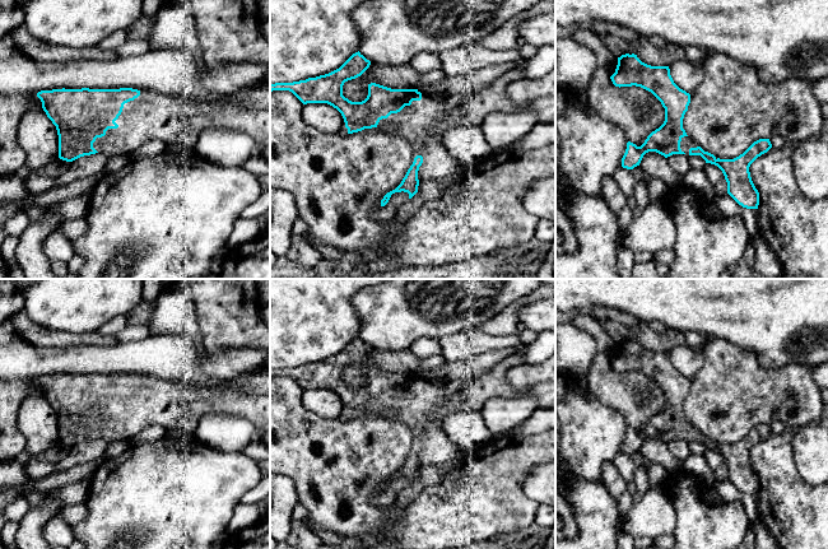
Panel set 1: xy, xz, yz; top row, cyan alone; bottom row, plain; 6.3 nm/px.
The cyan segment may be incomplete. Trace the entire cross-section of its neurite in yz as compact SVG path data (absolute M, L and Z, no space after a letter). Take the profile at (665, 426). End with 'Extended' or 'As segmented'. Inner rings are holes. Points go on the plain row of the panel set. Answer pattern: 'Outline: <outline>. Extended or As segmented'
Outline: M637 340L618 343L615 358L610 362L615 372L641 372L651 377L665 394L664 409L652 417L641 432L628 427L622 443L622 452L633 455L643 441L656 437L665 443L673 439L701 441L706 448L717 451L727 467L727 479L743 493L758 494L759 478L755 474L749 452L772 429L769 424L754 427L743 439L734 445L720 445L704 437L683 414L683 404L690 389L690 380L680 374L670 360L669 352L651 352Z. Extended

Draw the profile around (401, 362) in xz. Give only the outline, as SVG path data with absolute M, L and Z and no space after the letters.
M378 350L369 353L358 363L343 371L343 381L352 387L362 387L368 381L368 371L376 368L391 374L418 374L420 359L408 350Z

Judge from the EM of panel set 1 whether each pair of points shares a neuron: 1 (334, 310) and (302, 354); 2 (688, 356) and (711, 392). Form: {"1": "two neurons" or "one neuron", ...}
{"1": "one neuron", "2": "two neurons"}

